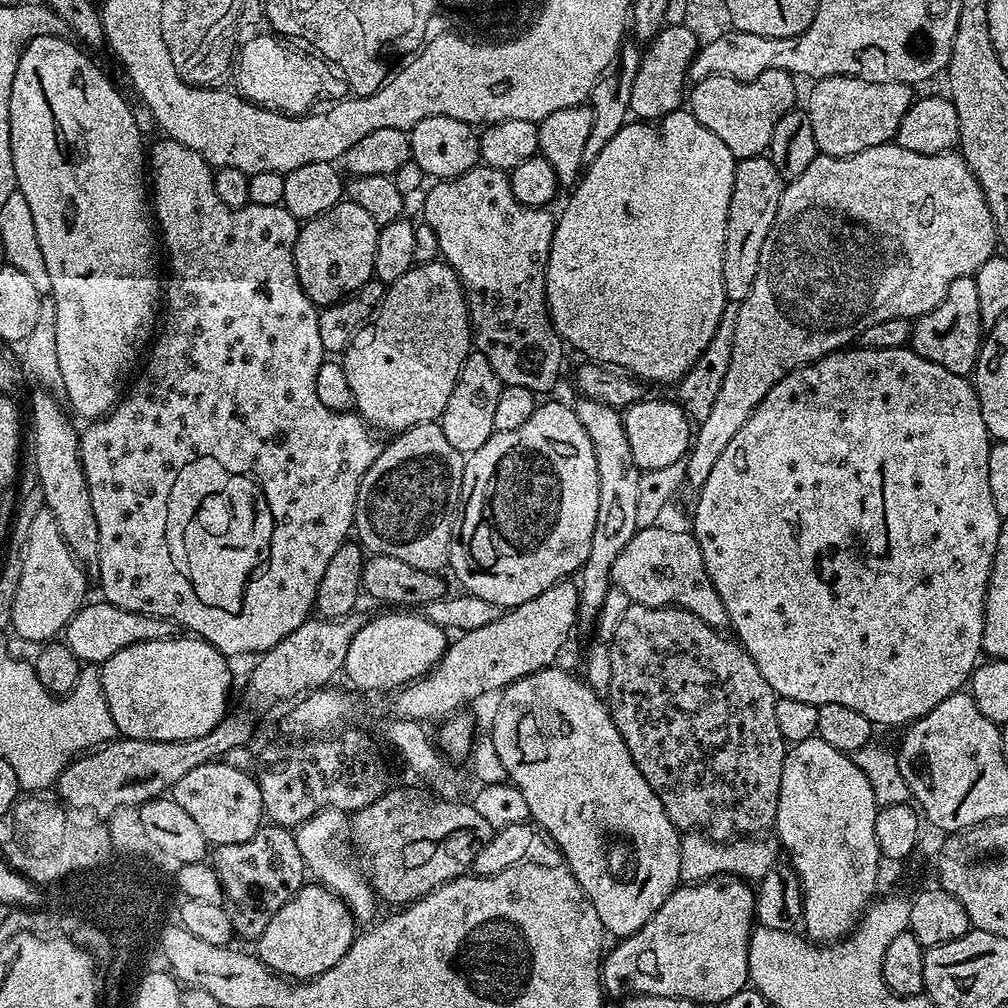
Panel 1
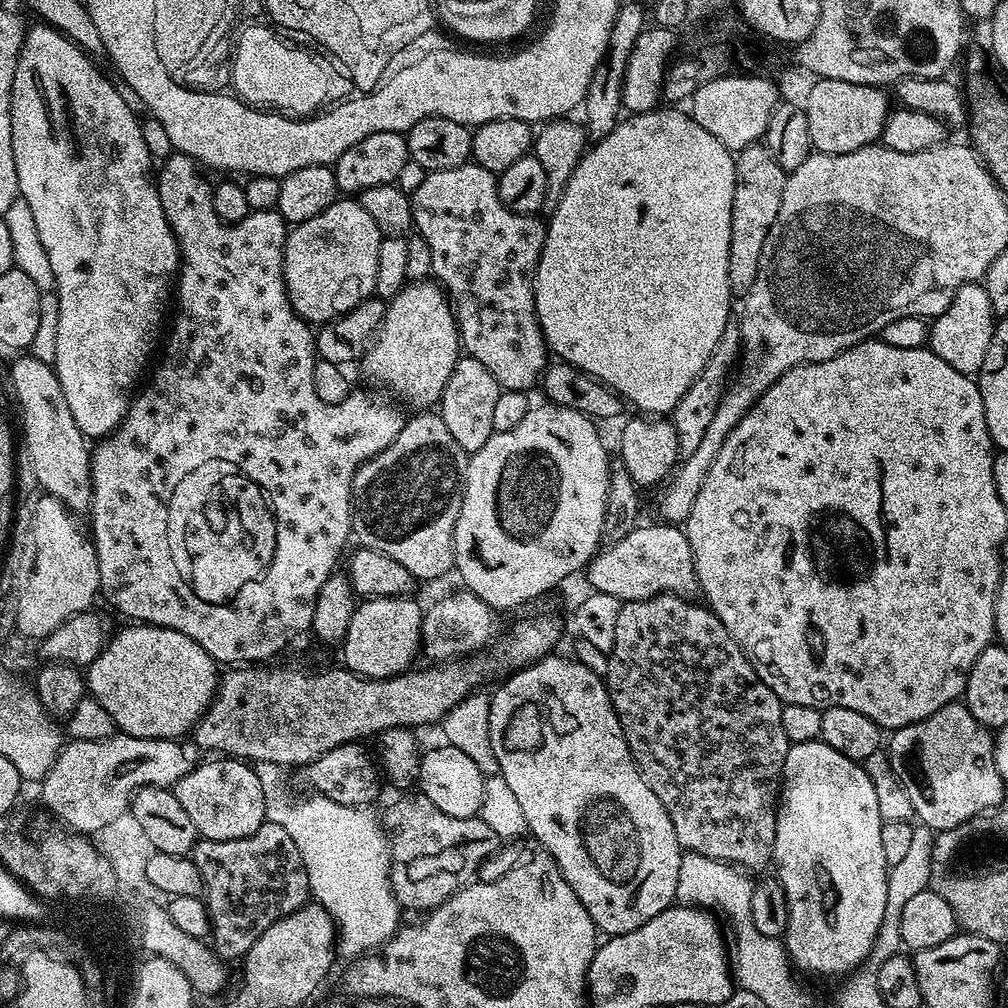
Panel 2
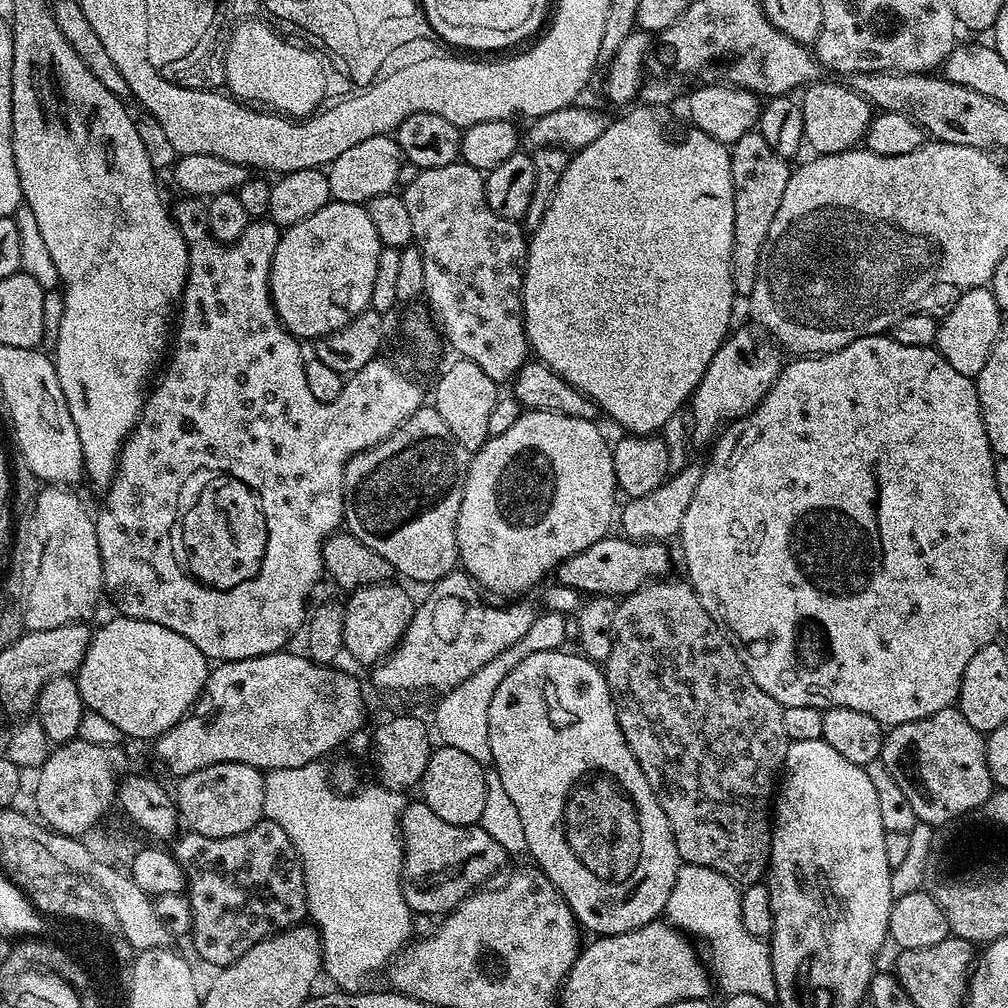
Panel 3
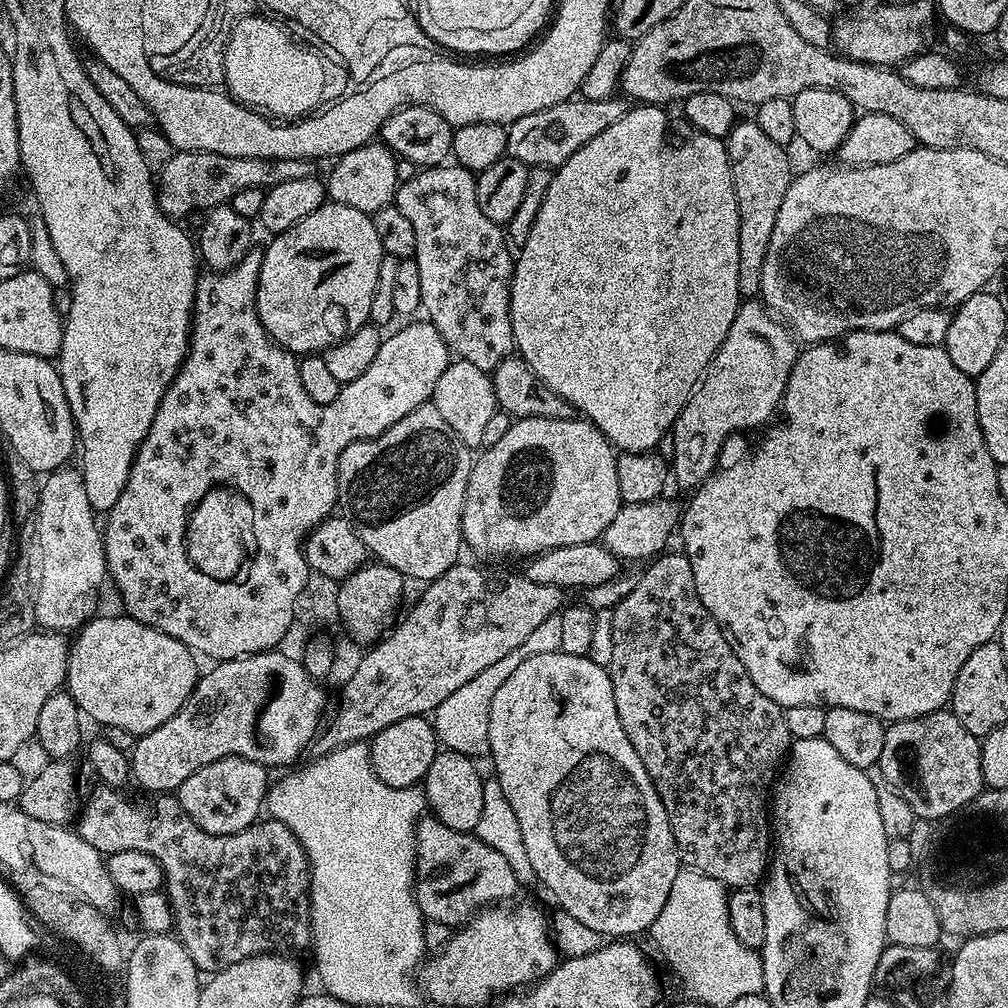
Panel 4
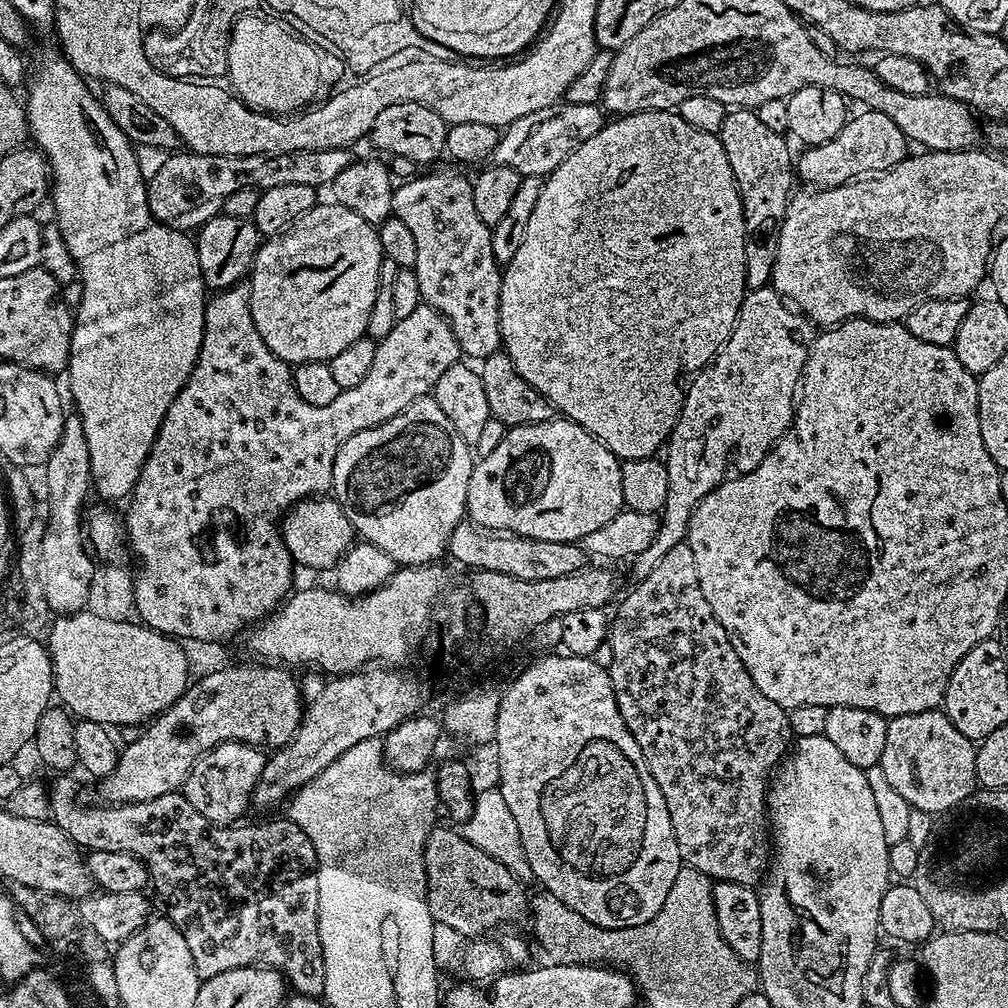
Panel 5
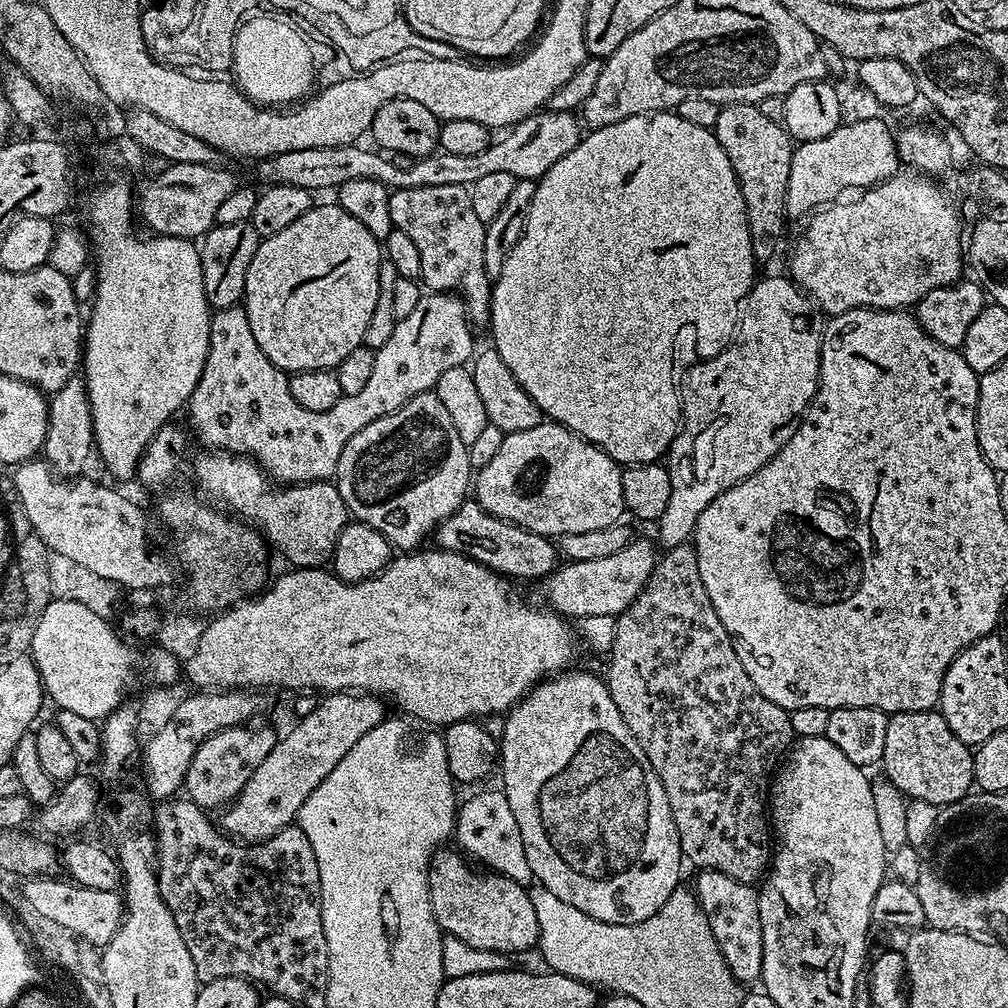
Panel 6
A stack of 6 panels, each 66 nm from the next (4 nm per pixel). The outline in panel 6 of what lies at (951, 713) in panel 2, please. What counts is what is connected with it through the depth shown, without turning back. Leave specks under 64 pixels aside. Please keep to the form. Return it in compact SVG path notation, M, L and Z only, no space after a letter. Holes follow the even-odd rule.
M894 712L888 717L883 775L908 800L921 800L937 806L953 804L973 791L974 752L946 726L939 712Z

